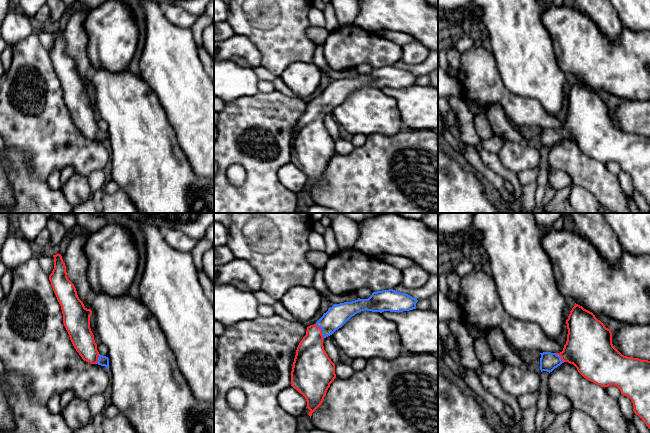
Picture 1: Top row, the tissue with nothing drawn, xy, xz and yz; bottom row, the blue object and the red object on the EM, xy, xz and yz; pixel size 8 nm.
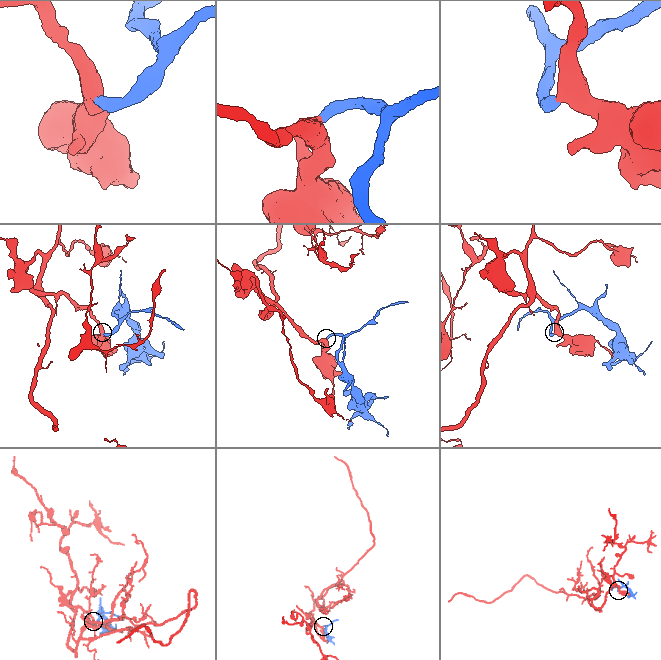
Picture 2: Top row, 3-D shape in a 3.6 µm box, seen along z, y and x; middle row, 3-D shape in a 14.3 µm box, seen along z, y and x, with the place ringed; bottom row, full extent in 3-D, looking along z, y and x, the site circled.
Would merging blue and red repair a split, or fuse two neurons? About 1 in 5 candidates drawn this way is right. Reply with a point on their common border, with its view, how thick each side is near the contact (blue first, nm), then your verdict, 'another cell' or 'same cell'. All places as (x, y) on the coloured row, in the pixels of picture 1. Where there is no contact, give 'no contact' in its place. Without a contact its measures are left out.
contact xz (322, 331); calibres 170 and 280 nm; same cell

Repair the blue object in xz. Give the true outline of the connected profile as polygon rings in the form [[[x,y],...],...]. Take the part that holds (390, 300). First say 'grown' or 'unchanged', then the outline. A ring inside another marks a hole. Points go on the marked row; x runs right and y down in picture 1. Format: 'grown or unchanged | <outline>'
grown | [[[393,289],[377,291],[377,292],[373,292],[368,299],[358,298],[357,300],[352,302],[334,304],[332,307],[328,309],[326,313],[323,314],[323,316],[314,325],[310,325],[307,327],[306,335],[303,337],[303,339],[299,343],[296,350],[296,355],[294,358],[293,367],[291,371],[291,386],[305,397],[307,401],[306,408],[310,410],[310,412],[308,413],[310,418],[312,416],[312,413],[322,404],[324,397],[326,395],[326,392],[328,388],[330,387],[330,384],[336,378],[335,364],[331,361],[326,351],[324,350],[323,339],[332,335],[336,330],[341,328],[352,316],[354,316],[355,314],[361,311],[367,310],[367,311],[380,312],[380,313],[384,311],[390,311],[390,312],[399,313],[403,311],[416,309],[417,302],[418,300],[413,298],[412,296],[405,293],[397,292]]]

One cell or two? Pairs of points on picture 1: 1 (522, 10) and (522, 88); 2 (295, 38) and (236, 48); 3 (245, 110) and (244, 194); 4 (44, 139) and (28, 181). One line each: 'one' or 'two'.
1: one
2: two
3: one
4: two

